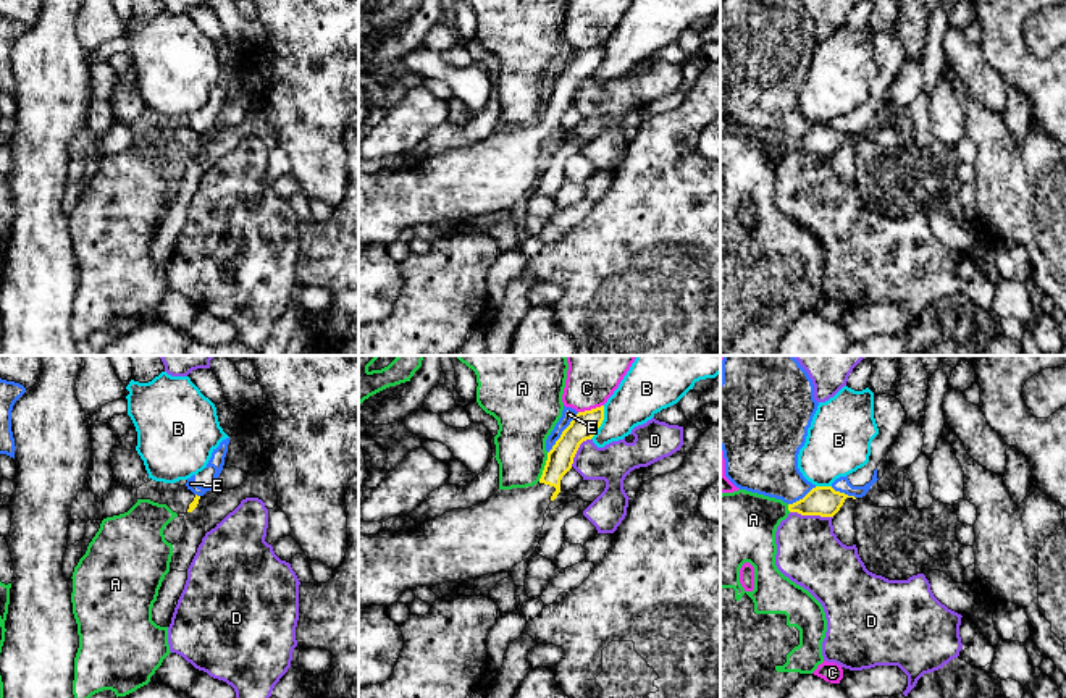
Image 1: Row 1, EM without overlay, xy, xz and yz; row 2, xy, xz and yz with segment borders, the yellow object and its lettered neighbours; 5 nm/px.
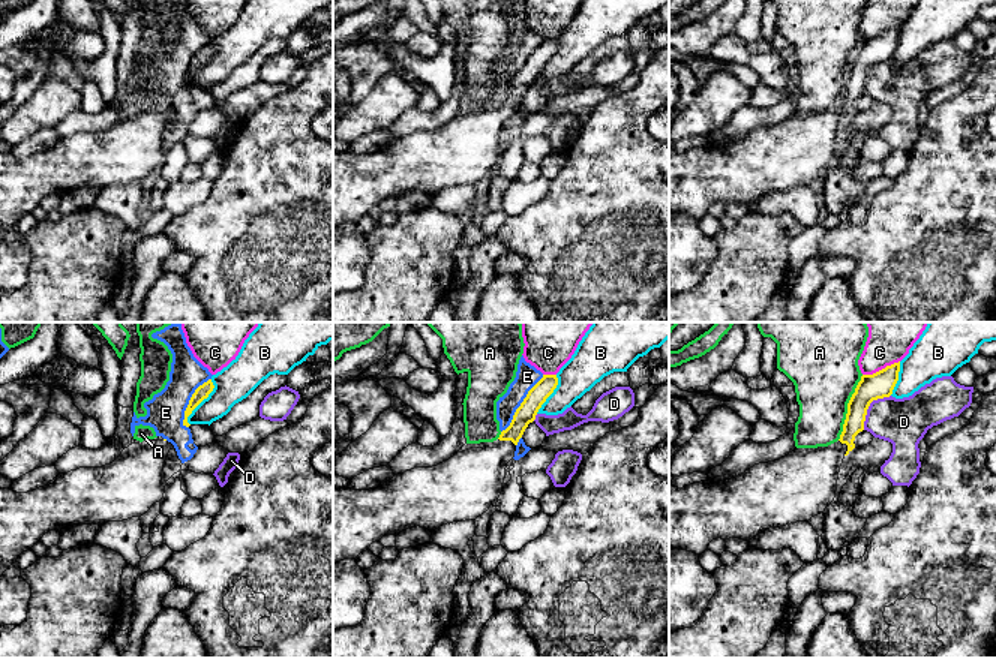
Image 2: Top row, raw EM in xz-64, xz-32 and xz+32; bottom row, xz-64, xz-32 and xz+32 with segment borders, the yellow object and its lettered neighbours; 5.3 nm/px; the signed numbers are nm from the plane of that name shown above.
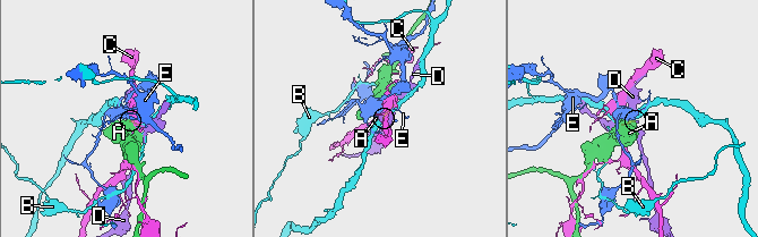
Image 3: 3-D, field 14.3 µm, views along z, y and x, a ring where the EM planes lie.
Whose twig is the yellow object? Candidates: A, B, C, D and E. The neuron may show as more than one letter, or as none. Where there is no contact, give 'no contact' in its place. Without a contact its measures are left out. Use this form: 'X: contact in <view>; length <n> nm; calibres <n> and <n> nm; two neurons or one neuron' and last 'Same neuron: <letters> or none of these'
A: contact in xz; length 150 nm; calibres 130 and 260 nm; two neurons
B: contact in xz; length 180 nm; calibres 130 and 240 nm; two neurons
C: contact in xz; length 130 nm; calibres 130 and 240 nm; two neurons
D: contact in yz; length 220 nm; calibres 150 and 320 nm; two neurons
E: contact in xz; length 260 nm; calibres 130 and 70 nm; two neurons
Same neuron: none of these

